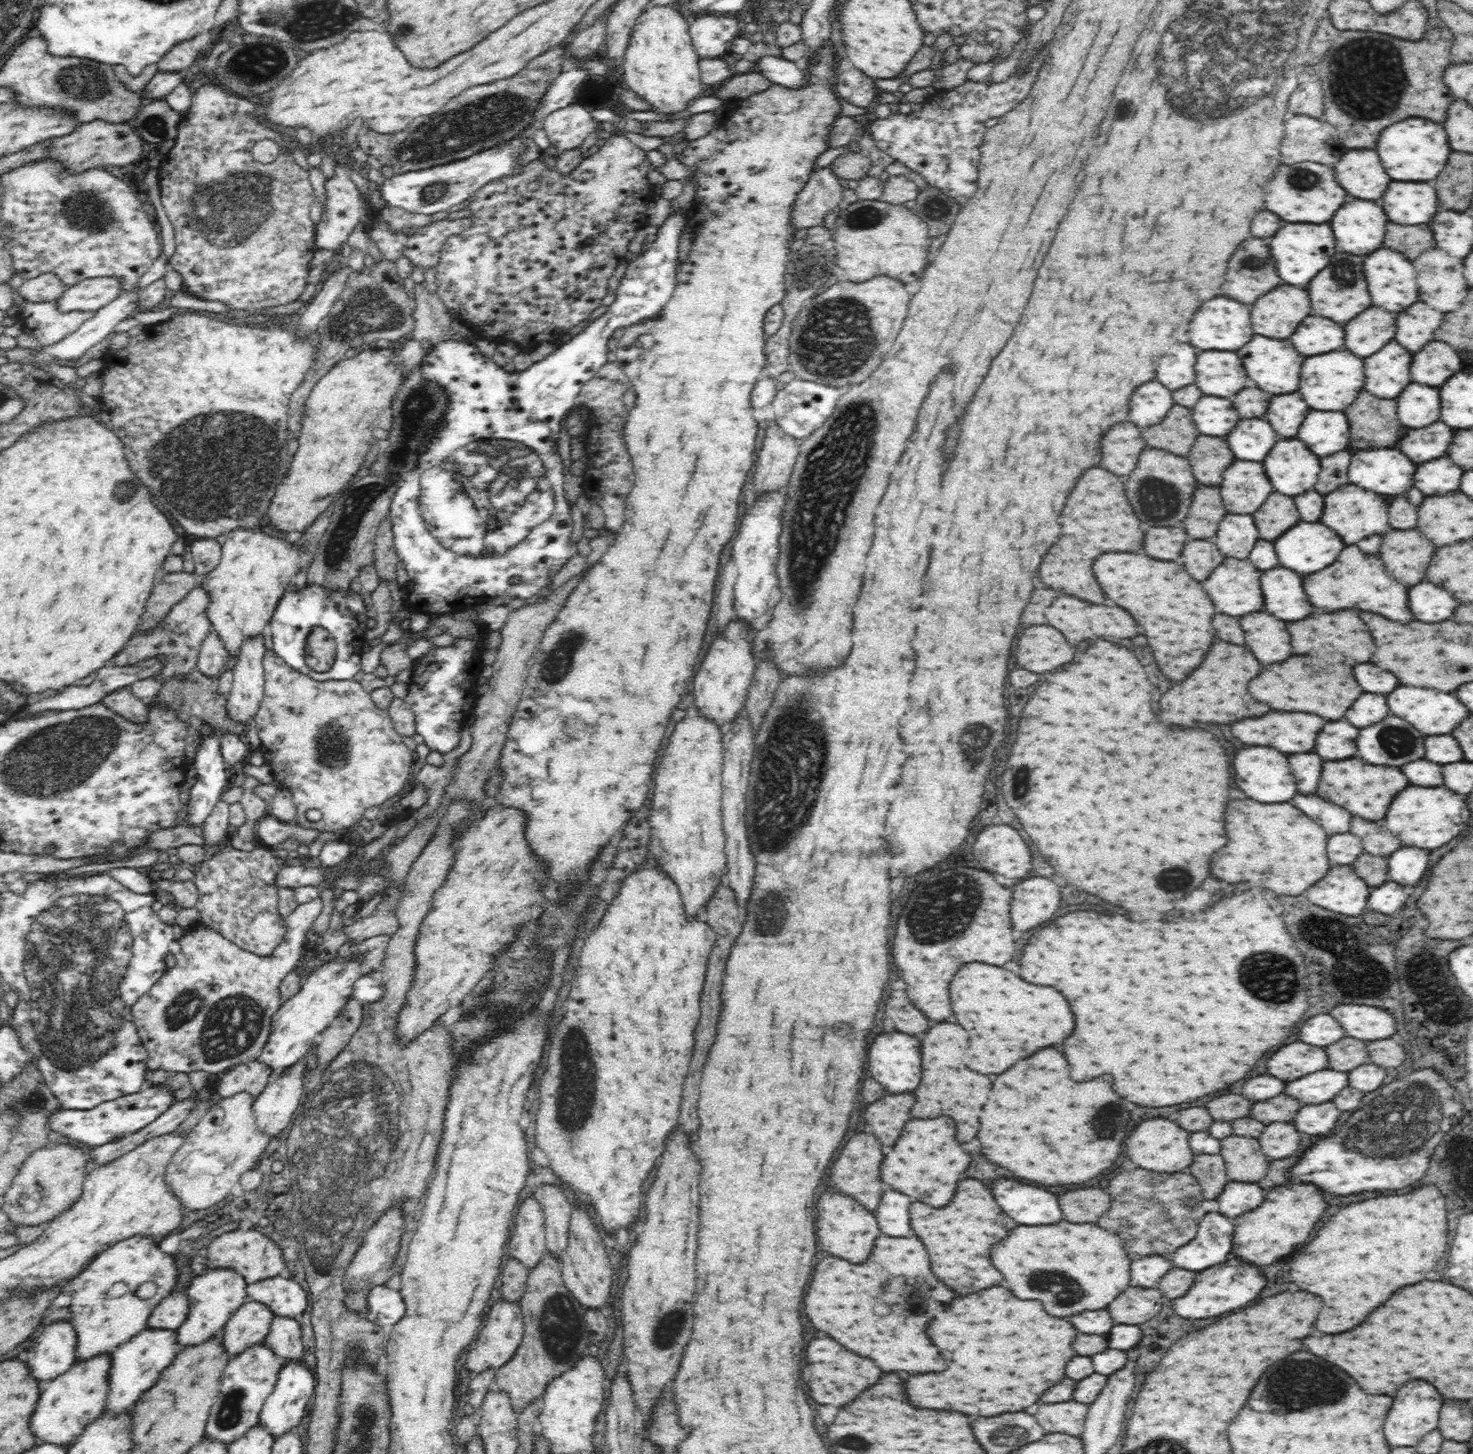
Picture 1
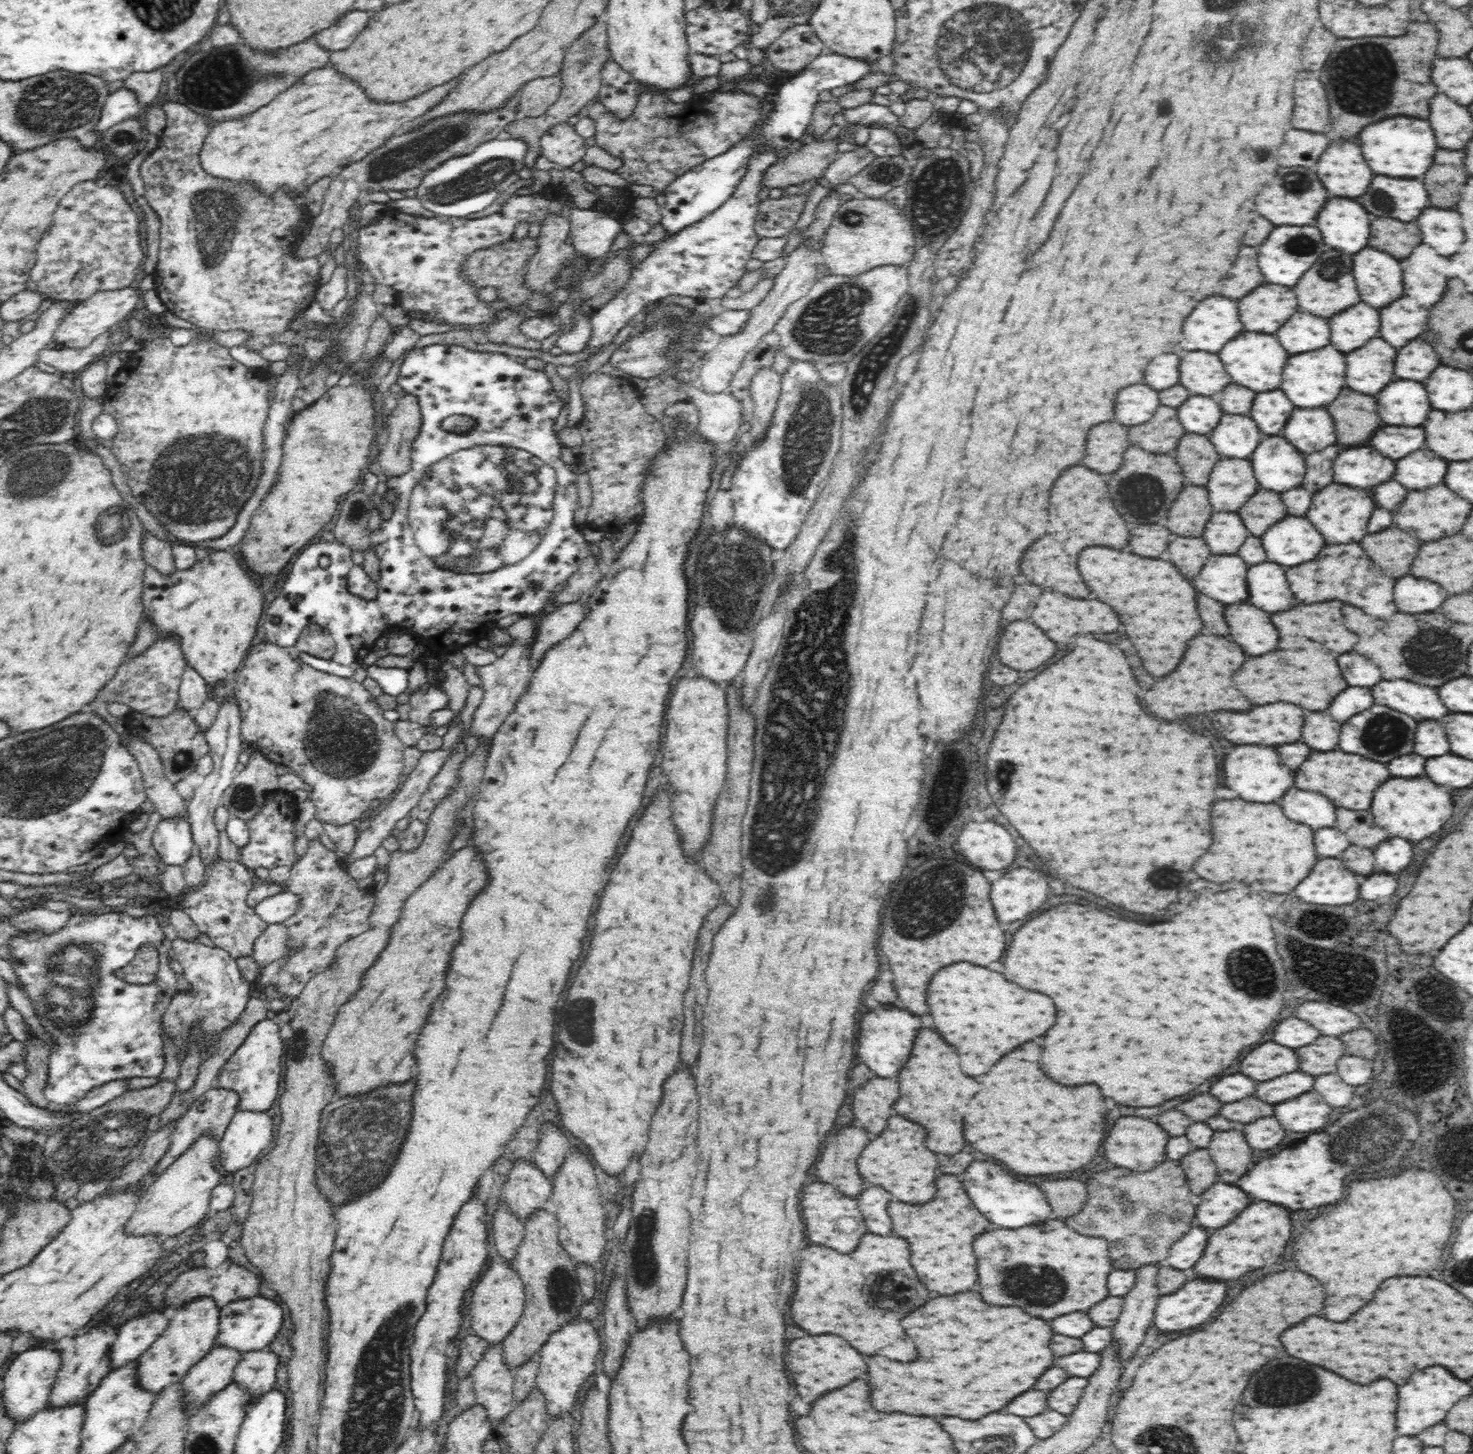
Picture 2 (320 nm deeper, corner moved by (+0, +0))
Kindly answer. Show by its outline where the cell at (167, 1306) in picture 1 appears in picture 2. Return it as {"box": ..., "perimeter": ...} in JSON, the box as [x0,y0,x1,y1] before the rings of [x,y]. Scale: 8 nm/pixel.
{"box":[109,1309,169,1368],"perimeter":[[[163,1309],[155,1310],[154,1314],[142,1315],[142,1318],[126,1322],[118,1336],[111,1344],[109,1360],[111,1368],[120,1368],[135,1362],[138,1357],[154,1344],[154,1341],[166,1330],[169,1313]]]}

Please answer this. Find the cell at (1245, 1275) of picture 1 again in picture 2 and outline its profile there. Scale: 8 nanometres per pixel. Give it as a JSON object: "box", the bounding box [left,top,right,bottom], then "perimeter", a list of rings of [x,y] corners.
{"box":[1153,1278,1226,1332],"perimeter":[[[1191,1278],[1192,1282],[1186,1281],[1180,1290],[1169,1295],[1161,1295],[1158,1299],[1153,1326],[1162,1332],[1180,1332],[1194,1328],[1214,1316],[1214,1312],[1222,1306],[1226,1298],[1226,1282],[1214,1282],[1214,1280],[1200,1280]]]}

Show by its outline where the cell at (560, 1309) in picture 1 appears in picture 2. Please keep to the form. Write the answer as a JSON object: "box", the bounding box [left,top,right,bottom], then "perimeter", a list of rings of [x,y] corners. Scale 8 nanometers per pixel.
{"box":[502,1210,583,1369],"perimeter":[[[546,1210],[532,1214],[525,1222],[525,1230],[524,1240],[517,1248],[515,1259],[510,1262],[523,1281],[525,1307],[521,1319],[502,1341],[504,1363],[511,1369],[537,1358],[548,1337],[579,1316],[583,1303],[579,1293],[576,1264],[559,1244],[555,1214]]]}

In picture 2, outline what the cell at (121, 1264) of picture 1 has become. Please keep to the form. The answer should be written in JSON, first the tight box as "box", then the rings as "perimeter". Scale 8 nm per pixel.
{"box":[47,1324,116,1408],"perimeter":[[[102,1324],[98,1328],[86,1330],[86,1334],[82,1336],[64,1338],[58,1342],[58,1346],[62,1346],[60,1350],[61,1367],[57,1372],[52,1392],[47,1398],[48,1408],[64,1408],[64,1406],[80,1404],[87,1400],[92,1391],[100,1386],[100,1380],[112,1370],[109,1352],[116,1337],[116,1330],[112,1326]]]}

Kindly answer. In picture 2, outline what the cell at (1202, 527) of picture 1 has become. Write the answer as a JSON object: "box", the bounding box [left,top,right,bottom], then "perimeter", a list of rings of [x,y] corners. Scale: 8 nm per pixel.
{"box":[1166,484,1212,537],"perimeter":[[[1186,484],[1183,488],[1168,512],[1166,528],[1178,536],[1202,537],[1204,526],[1212,516],[1212,506],[1208,502],[1206,488]]]}

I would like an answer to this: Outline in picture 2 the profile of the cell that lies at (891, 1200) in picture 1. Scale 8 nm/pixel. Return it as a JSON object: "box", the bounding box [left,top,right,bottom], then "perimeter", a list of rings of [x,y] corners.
{"box":[855,1186,892,1236],"perimeter":[[[872,1186],[872,1188],[866,1188],[855,1199],[868,1226],[868,1232],[886,1236],[892,1230],[892,1220],[886,1214],[886,1204],[892,1200],[892,1196],[884,1188]]]}

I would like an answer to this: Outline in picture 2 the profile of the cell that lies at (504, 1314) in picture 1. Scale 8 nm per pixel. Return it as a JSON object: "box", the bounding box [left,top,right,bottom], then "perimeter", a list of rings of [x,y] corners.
{"box":[470,1260,525,1344],"perimeter":[[[493,1260],[486,1264],[470,1294],[470,1332],[488,1344],[500,1343],[521,1319],[525,1307],[525,1287],[510,1262]]]}

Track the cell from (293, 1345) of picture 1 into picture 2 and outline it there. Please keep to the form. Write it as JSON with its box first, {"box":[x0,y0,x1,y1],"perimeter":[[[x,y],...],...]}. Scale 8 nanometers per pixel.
{"box":[233,1348,278,1404],"perimeter":[[[269,1348],[250,1350],[241,1356],[235,1366],[233,1382],[251,1394],[250,1404],[256,1404],[263,1394],[273,1389],[278,1358]]]}

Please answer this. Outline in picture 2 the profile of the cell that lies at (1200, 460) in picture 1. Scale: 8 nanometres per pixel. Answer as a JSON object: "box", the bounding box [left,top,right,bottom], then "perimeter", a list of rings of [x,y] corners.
{"box":[1171,432,1220,486],"perimeter":[[[1188,432],[1180,437],[1171,455],[1180,464],[1188,482],[1196,486],[1204,486],[1208,482],[1208,476],[1220,458],[1206,436],[1194,436]]]}

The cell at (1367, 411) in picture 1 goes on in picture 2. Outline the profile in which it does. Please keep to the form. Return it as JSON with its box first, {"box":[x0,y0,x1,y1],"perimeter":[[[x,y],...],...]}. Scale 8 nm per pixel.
{"box":[1328,388,1382,444],"perimeter":[[[1344,388],[1340,396],[1328,404],[1328,412],[1336,424],[1336,438],[1340,444],[1360,444],[1382,426],[1376,414],[1376,400]]]}

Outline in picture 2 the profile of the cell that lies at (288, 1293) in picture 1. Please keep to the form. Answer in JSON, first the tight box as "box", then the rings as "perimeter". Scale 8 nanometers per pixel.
{"box":[215,1295,284,1355],"perimeter":[[[260,1295],[234,1300],[234,1302],[223,1306],[219,1311],[219,1331],[215,1344],[233,1348],[242,1355],[244,1352],[250,1352],[250,1350],[268,1348],[276,1333],[279,1332],[282,1322],[284,1322],[284,1312],[280,1305]]]}

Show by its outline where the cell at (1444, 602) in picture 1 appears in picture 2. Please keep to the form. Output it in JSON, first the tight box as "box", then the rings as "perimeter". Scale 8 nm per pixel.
{"box":[1394,576,1448,614],"perimeter":[[[1404,576],[1396,580],[1394,588],[1394,602],[1400,612],[1408,614],[1420,614],[1420,612],[1432,612],[1436,610],[1448,594],[1444,588],[1430,580],[1420,580],[1412,576]]]}

